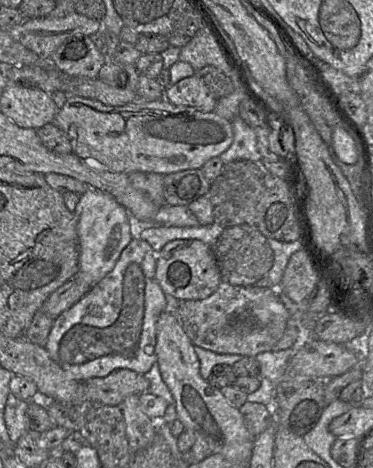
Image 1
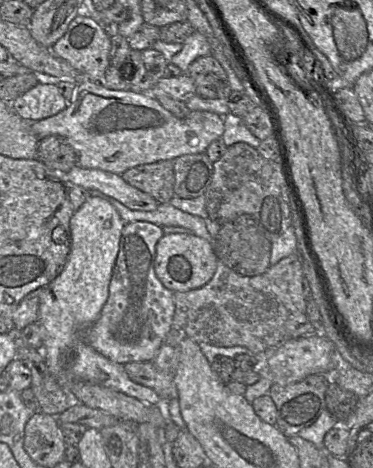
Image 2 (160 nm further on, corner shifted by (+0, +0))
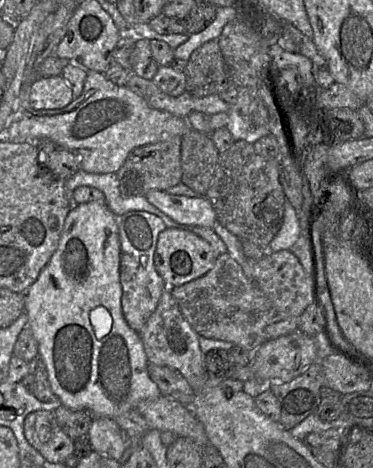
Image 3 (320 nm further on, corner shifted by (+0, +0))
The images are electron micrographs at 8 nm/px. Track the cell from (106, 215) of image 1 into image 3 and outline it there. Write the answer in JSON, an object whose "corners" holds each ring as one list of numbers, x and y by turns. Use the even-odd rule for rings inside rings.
{"corners":[[90,201,87,203,73,204,65,219,64,228,56,251,47,265,40,272,37,280,25,292,25,312,28,316,28,326,31,328,33,336,38,343,38,358,41,359,46,366,52,392,63,406,71,410,87,411,93,418,107,417,115,419,125,412,135,409,141,401,156,399,161,395,159,387,149,376,147,370,149,362,141,336,139,332,133,330,128,325,124,318,121,307,121,297,122,286,120,283,120,239,118,217,113,214,105,202],[98,306,105,307,110,312,113,319,110,332,103,337,96,336,90,323,90,312]]}

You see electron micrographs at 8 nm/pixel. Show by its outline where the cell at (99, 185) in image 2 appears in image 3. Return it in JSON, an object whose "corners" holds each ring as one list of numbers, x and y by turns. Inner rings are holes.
{"corners":[[151,190,145,197,152,205,179,224,212,228,217,222,216,213,205,196,187,197]]}

